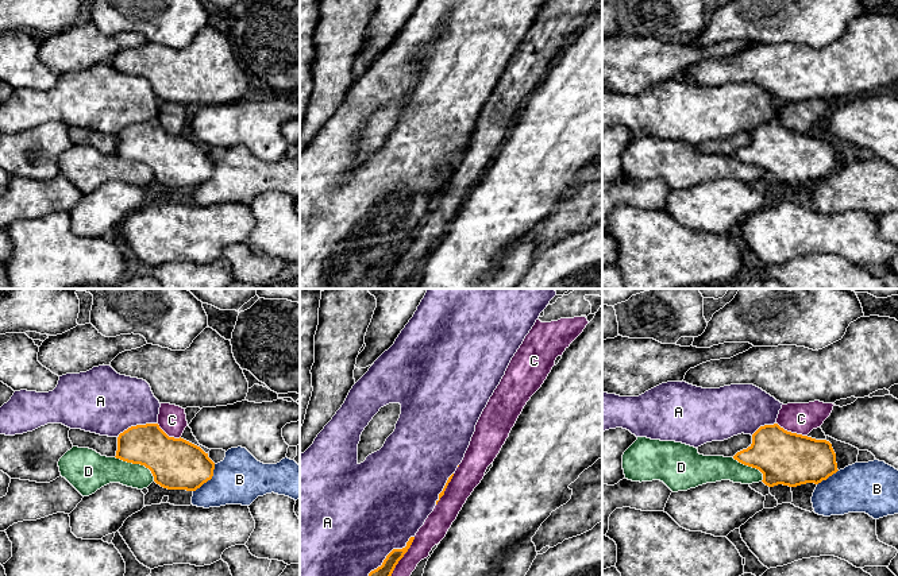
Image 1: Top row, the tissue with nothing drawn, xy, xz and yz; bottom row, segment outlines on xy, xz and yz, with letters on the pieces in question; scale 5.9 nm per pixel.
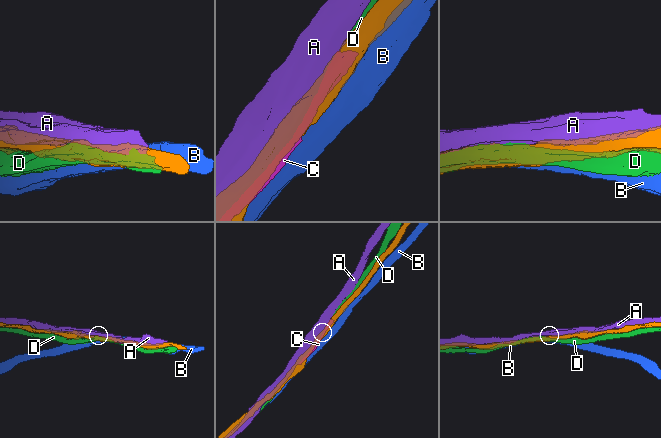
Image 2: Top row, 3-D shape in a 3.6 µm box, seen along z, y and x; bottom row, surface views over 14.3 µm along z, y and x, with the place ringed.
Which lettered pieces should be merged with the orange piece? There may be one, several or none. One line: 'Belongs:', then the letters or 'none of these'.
Belongs: none of these

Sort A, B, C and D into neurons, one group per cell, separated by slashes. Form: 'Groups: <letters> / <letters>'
Groups: A / B / C / D

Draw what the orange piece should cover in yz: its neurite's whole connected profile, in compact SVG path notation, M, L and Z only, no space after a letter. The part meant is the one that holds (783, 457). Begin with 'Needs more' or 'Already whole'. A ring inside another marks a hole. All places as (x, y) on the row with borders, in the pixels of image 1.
Already whole. M778 424L760 426L752 444L733 459L759 469L768 487L818 484L839 471L829 441L787 432Z

